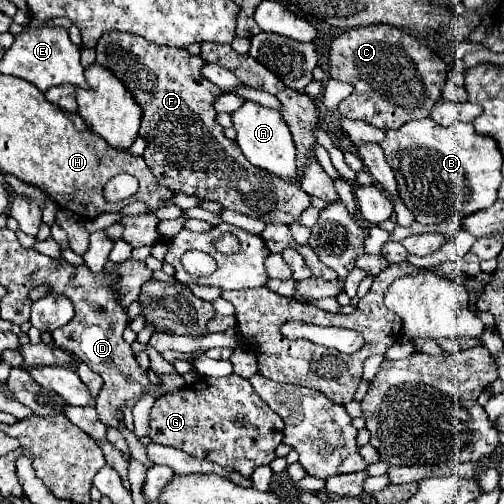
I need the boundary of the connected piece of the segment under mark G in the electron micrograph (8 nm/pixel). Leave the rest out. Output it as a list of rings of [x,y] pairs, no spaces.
[[[238,374],[222,378],[200,376],[184,390],[160,396],[152,408],[150,422],[150,438],[156,444],[180,448],[196,458],[208,458],[242,476],[250,476],[256,466],[274,460],[274,450],[284,436],[282,430],[282,418]]]

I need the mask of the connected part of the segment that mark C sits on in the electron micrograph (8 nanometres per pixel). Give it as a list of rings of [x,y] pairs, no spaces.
[[[380,24],[352,28],[334,38],[328,50],[328,76],[354,86],[354,92],[338,106],[342,116],[388,130],[430,116],[432,106],[442,98],[448,68],[410,32]]]

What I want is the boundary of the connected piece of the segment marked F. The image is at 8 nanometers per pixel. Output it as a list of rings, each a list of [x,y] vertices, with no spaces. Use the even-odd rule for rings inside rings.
[[[120,32],[104,34],[96,44],[96,52],[96,62],[110,68],[144,110],[138,134],[148,142],[144,160],[156,182],[174,192],[220,202],[226,210],[264,220],[266,224],[296,222],[300,214],[312,206],[308,194],[298,186],[252,166],[244,158],[240,146],[222,134],[222,126],[216,122],[216,110],[212,106],[222,90],[200,74],[200,66],[204,64],[200,56],[192,56],[182,48],[152,44],[136,34]]]

